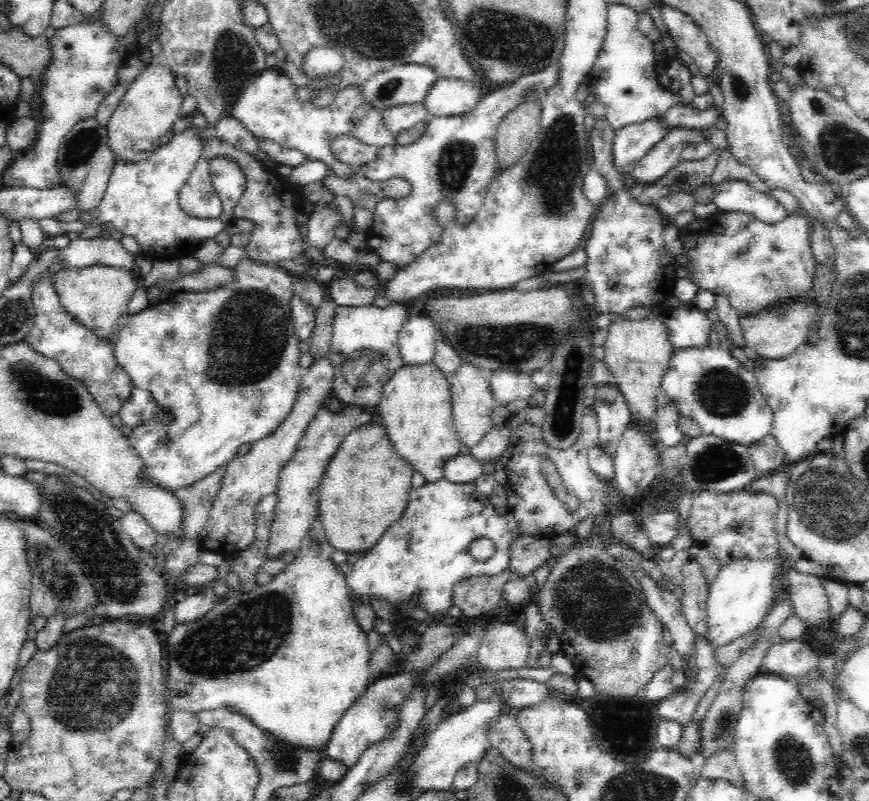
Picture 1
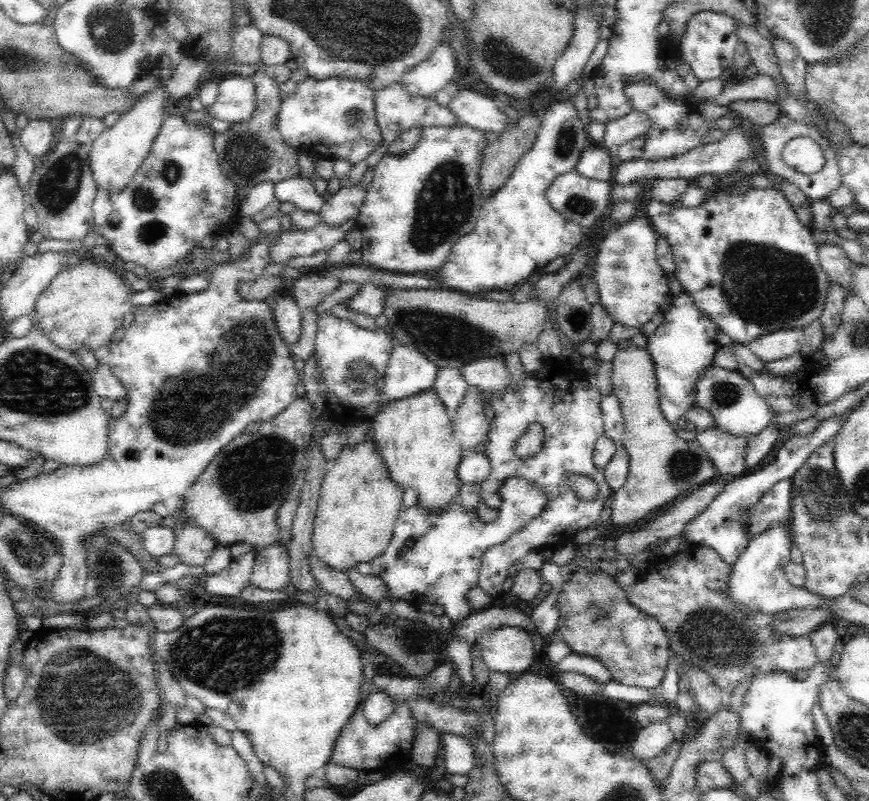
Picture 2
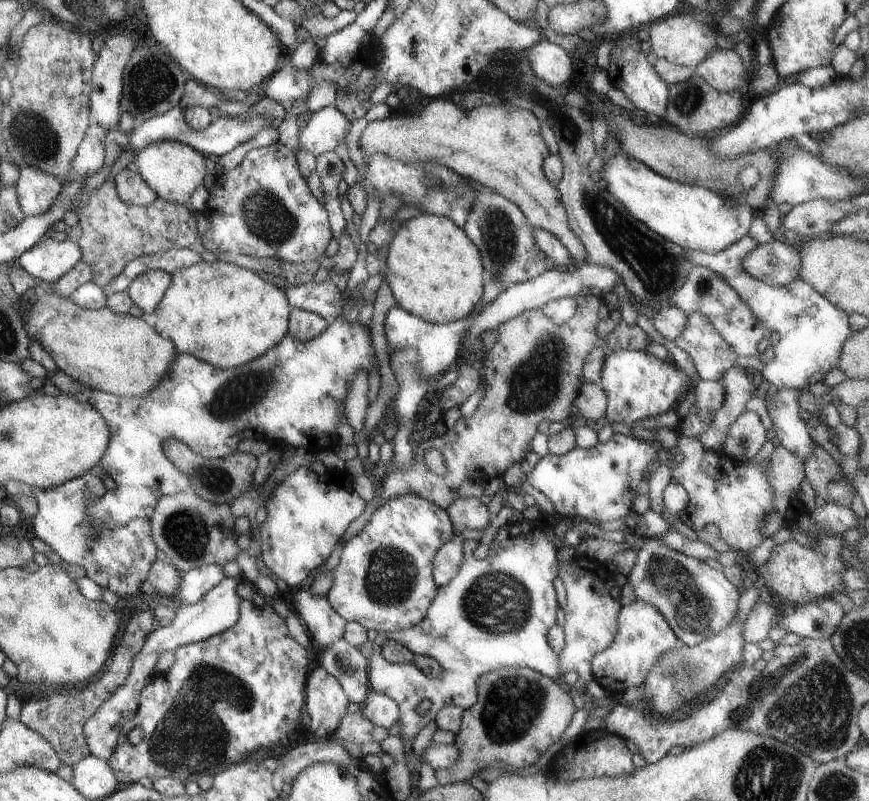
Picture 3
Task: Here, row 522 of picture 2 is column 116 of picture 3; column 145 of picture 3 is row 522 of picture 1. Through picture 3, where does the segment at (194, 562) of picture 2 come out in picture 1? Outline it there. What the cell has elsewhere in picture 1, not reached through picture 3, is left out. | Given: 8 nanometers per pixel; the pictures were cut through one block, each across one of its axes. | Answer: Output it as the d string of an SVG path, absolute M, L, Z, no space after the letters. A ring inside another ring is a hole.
M226 464L216 468L210 476L198 480L196 484L188 484L184 488L174 490L176 496L180 496L180 502L184 504L184 528L182 534L184 538L198 538L202 528L208 522L208 514L212 508L214 498L218 496L226 476Z

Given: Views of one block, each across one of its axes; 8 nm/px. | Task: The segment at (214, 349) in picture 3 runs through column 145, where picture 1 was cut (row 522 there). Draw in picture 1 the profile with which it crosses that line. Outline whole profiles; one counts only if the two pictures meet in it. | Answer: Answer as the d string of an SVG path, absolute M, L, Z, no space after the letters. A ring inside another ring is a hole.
M318 518L314 524L316 536L306 538L304 544L294 552L294 558L284 564L282 572L276 574L268 584L260 584L254 588L250 594L238 596L238 594L228 594L228 598L222 604L214 604L214 610L206 614L200 622L190 624L190 626L176 626L170 638L164 638L164 650L166 650L166 678L168 678L168 698L170 698L170 712L204 712L204 710L216 710L216 708L230 708L232 712L238 712L252 720L252 724L260 726L264 732L270 732L272 736L286 740L296 746L306 746L306 748L322 748L328 744L336 724L340 724L342 716L360 700L360 696L372 686L374 678L370 672L370 642L368 634L362 632L356 620L356 600L352 598L346 578L342 572L332 562L332 554L336 552L326 540L324 540L324 526L322 520Z

